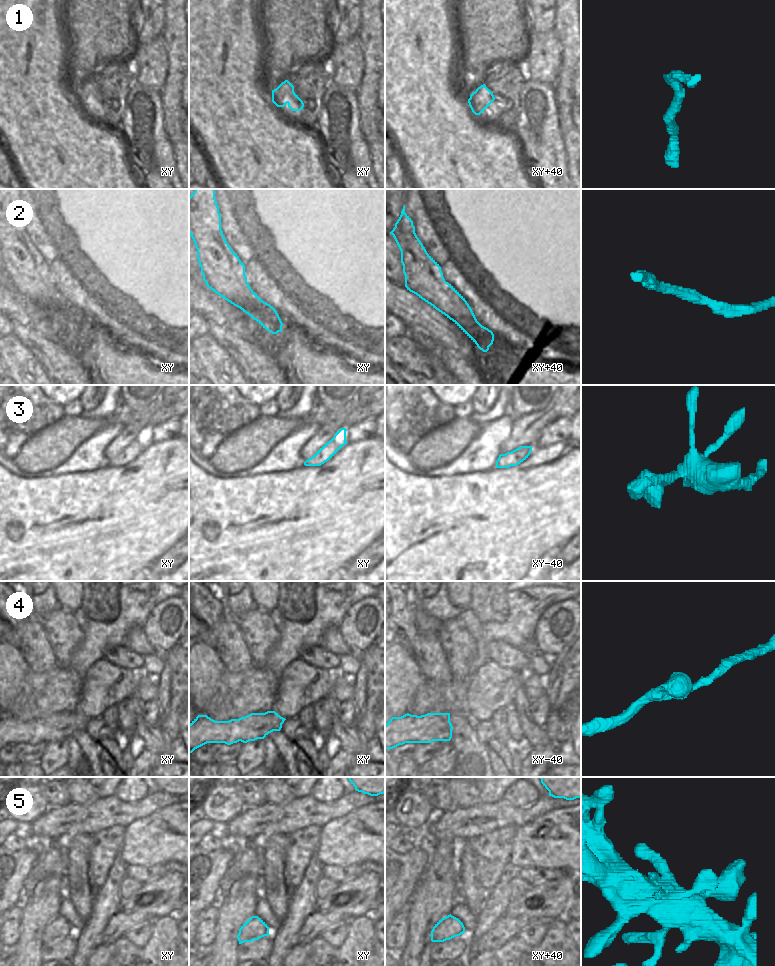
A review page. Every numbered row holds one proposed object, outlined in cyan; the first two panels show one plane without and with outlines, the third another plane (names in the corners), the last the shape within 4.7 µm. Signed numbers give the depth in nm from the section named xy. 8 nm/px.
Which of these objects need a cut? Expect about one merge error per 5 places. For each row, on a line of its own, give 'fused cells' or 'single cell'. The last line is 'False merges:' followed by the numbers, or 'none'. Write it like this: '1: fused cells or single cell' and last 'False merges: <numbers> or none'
1: single cell
2: single cell
3: single cell
4: single cell
5: single cell
False merges: none

